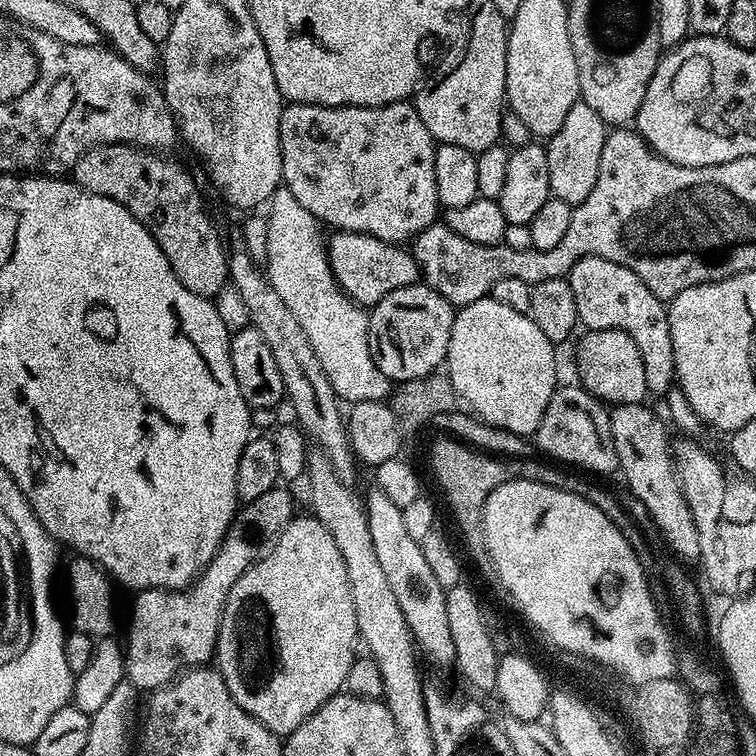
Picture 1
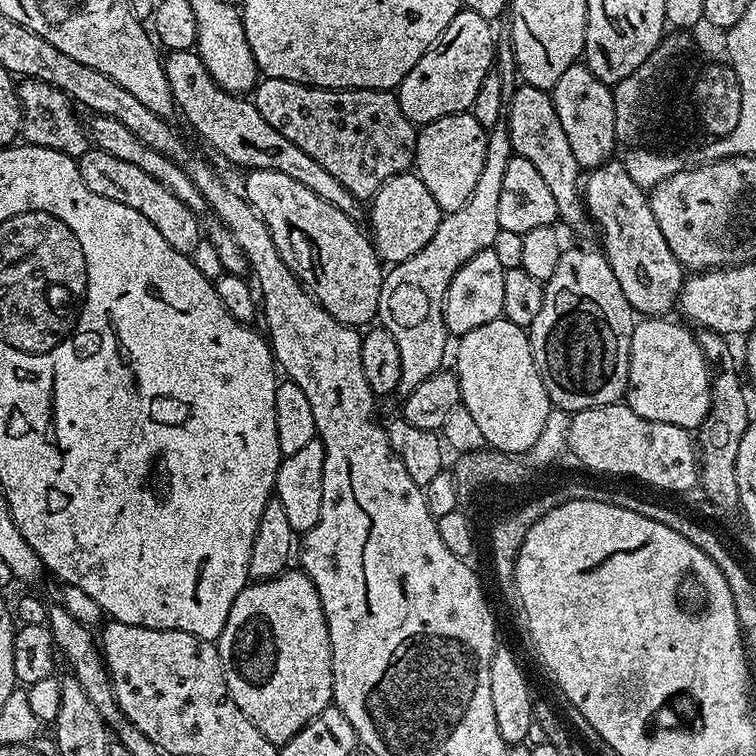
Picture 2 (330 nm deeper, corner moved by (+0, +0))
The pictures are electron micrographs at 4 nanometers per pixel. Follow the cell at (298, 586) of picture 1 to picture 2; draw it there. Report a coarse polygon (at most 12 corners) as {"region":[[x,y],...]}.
{"region":[[302,570],[250,582],[215,641],[272,744],[332,703],[330,634]]}

